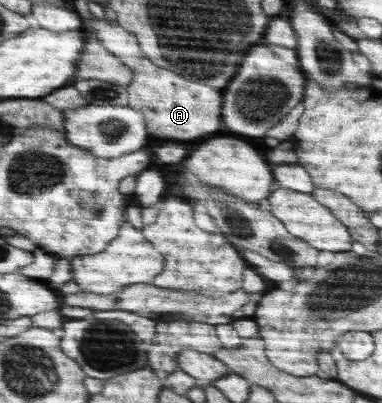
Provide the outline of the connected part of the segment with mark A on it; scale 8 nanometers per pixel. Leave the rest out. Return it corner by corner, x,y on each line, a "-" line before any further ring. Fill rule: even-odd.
93,20
91,32
97,36
111,54
115,54
125,66
133,72
132,83
126,87
128,105
138,110
143,115
148,135
159,142
167,140
195,140
209,138
221,122
221,106
223,90
211,88
196,82
193,78
173,74
169,70
163,70
155,66
150,58
147,58
141,47
137,44
137,38
119,28
109,26
105,20

